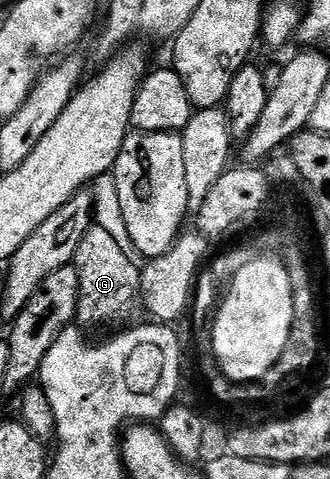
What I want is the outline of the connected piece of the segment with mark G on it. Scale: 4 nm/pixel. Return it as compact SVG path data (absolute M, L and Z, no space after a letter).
M95 223L79 242L72 266L78 271L79 299L76 320L81 326L96 325L116 317L139 298L141 266L129 261L119 244L115 243L114 237Z

